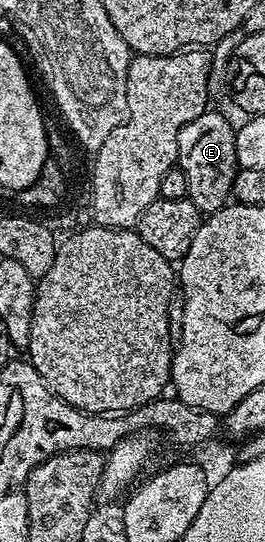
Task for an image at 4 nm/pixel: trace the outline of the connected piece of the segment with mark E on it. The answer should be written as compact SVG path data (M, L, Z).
M206 110L182 128L179 134L178 166L187 178L189 200L202 214L220 211L231 199L234 178L239 171L235 125L218 112Z

